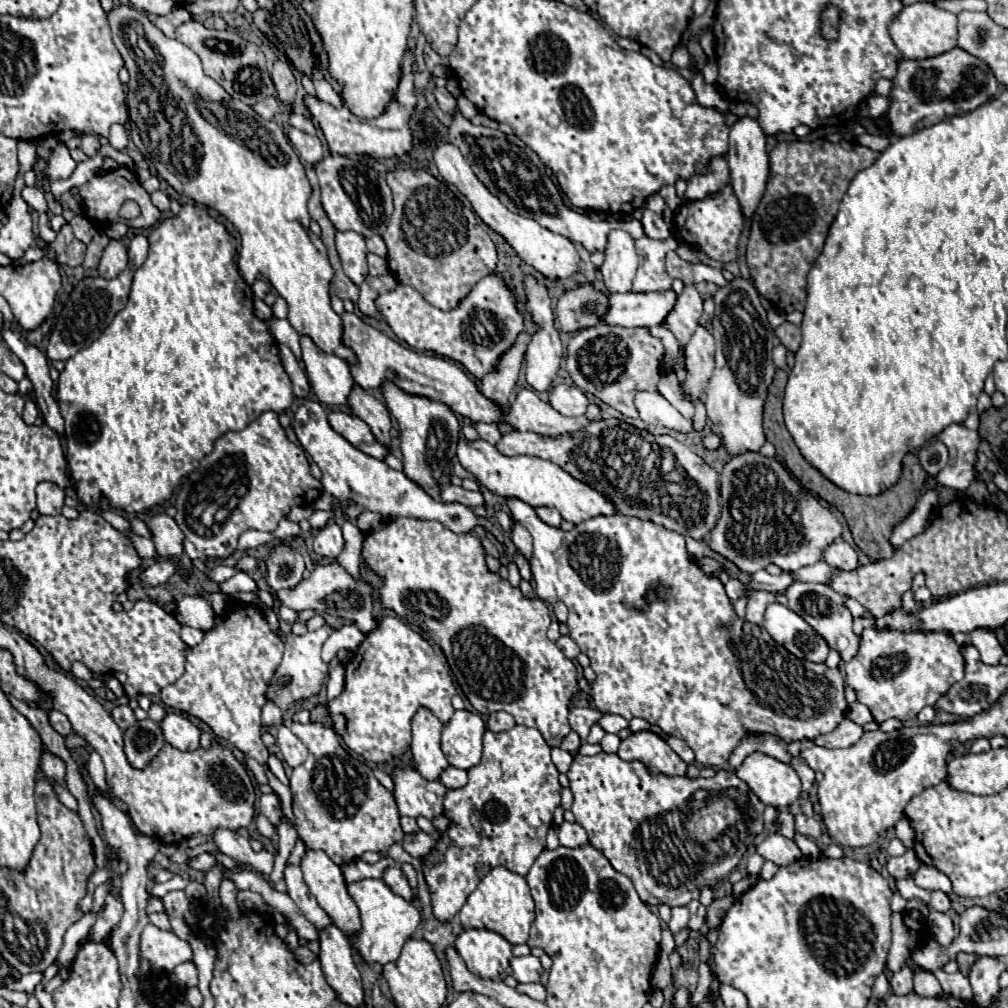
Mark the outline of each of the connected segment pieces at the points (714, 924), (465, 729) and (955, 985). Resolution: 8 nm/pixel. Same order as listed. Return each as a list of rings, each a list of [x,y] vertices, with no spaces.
[[[724,897],[724,899],[714,899],[712,905],[708,907],[708,915],[706,915],[706,925],[710,929],[718,929],[720,927],[720,921],[724,919],[724,913],[732,907],[734,903],[734,897]]]
[[[456,711],[442,729],[442,751],[456,769],[472,769],[482,759],[482,737],[486,725],[478,713]]]
[[[930,971],[942,985],[942,991],[946,995],[952,995],[956,999],[962,999],[962,1001],[972,1001],[972,989],[970,989],[970,983],[968,983],[968,977],[962,975],[960,971],[948,975],[944,971]]]

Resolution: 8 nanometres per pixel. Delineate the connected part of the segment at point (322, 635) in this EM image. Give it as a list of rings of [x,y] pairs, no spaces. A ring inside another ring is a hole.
[[[324,625],[324,627],[320,627],[316,631],[308,631],[304,635],[286,633],[282,663],[278,665],[276,673],[272,675],[272,681],[268,683],[268,693],[266,693],[268,701],[274,701],[282,711],[290,711],[304,699],[320,693],[320,689],[324,687],[326,677],[328,677],[328,663],[322,661],[320,651],[322,651],[322,643],[325,643],[331,632],[332,629],[328,625]],[[282,677],[288,677],[288,683],[282,683],[280,681]]]

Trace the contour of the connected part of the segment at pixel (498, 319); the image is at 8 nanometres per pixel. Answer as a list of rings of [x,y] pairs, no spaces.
[[[490,273],[480,279],[474,289],[460,301],[456,309],[442,311],[424,301],[424,297],[410,285],[398,283],[396,289],[376,297],[376,309],[390,325],[396,337],[418,351],[432,351],[452,359],[476,379],[482,381],[486,373],[496,369],[498,359],[514,345],[516,337],[524,331],[524,317],[518,311],[514,291],[508,283],[510,275]]]

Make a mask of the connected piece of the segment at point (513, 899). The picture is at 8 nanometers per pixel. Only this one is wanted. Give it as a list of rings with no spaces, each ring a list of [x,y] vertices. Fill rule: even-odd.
[[[494,867],[480,883],[478,887],[468,895],[464,907],[458,913],[462,927],[466,929],[490,929],[500,933],[504,939],[508,939],[512,945],[526,943],[530,925],[536,917],[534,901],[528,889],[528,883],[522,875],[508,871],[506,867]]]

